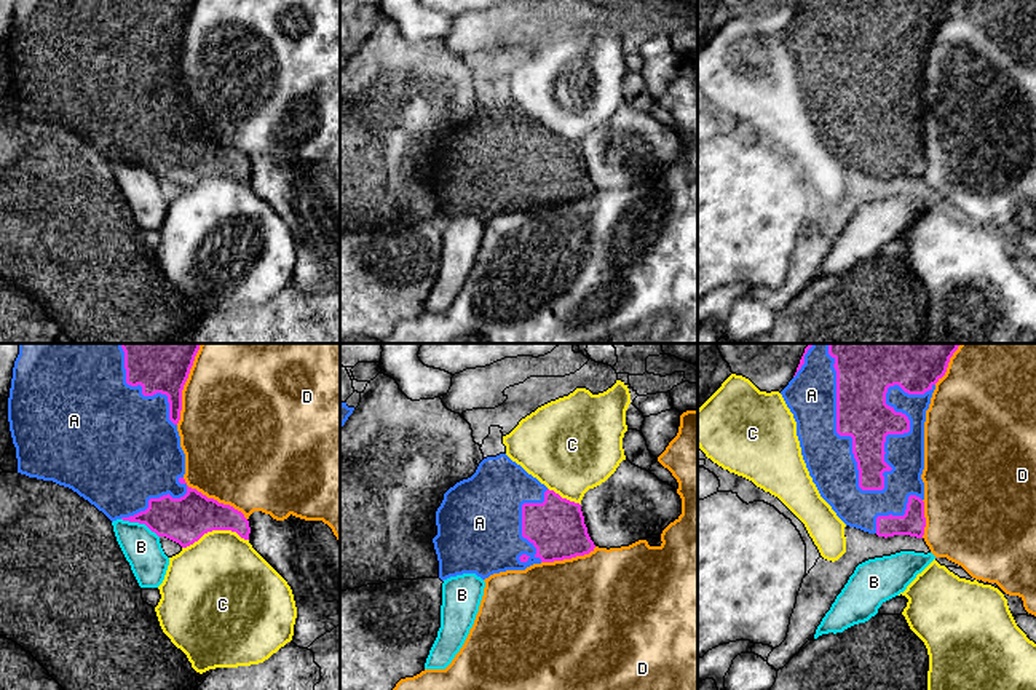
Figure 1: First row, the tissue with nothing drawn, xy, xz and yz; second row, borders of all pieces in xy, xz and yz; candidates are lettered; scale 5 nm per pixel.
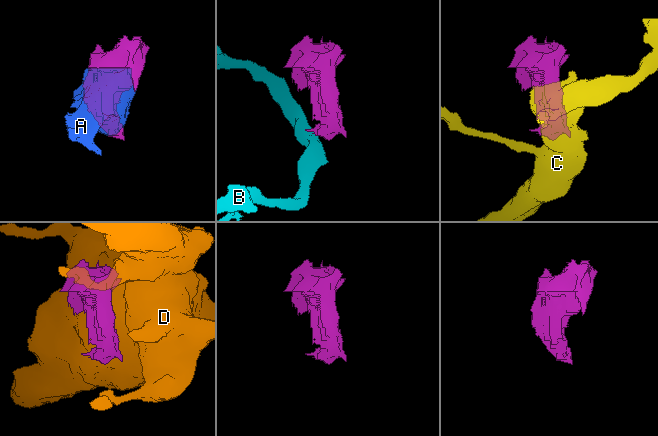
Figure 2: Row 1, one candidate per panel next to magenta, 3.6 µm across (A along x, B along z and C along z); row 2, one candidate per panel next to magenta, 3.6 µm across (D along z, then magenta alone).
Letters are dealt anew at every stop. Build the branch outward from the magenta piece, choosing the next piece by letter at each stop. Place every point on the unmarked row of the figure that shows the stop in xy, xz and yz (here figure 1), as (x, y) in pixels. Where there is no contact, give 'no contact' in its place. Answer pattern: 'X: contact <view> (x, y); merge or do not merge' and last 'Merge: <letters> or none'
A: contact yz (843, 77); merge
B: contact xy (141, 165); do not merge
C: contact xy (214, 171); do not merge
D: contact xy (213, 141); do not merge
Merge: A

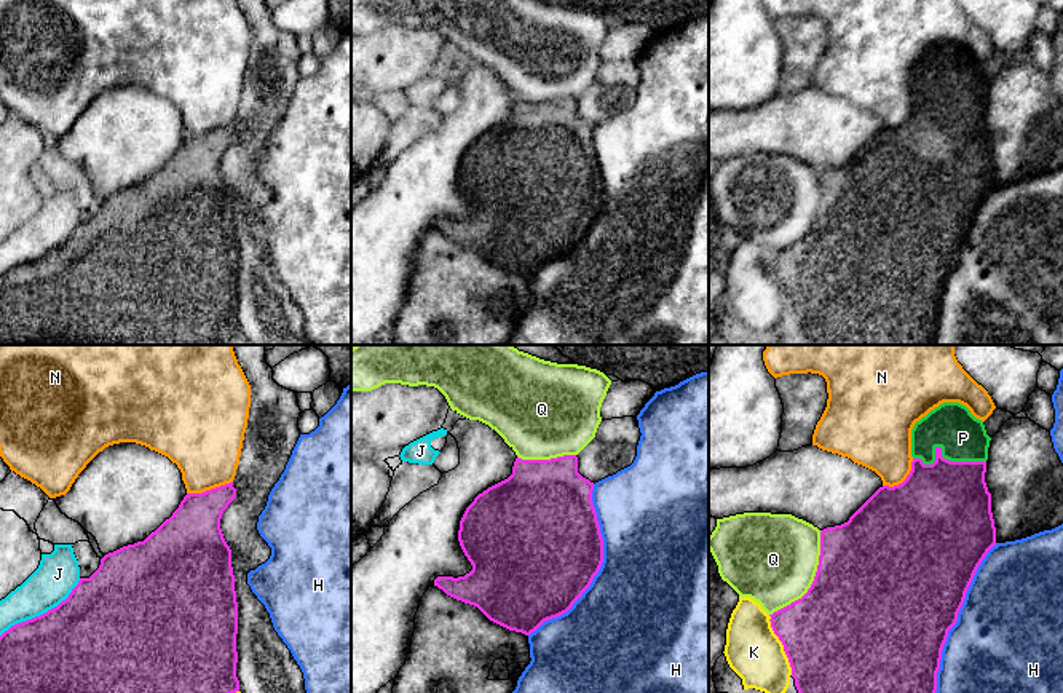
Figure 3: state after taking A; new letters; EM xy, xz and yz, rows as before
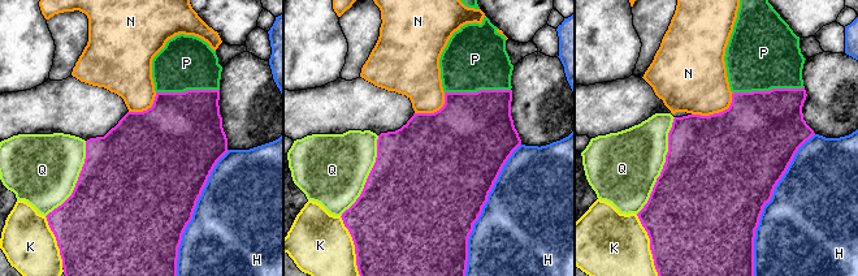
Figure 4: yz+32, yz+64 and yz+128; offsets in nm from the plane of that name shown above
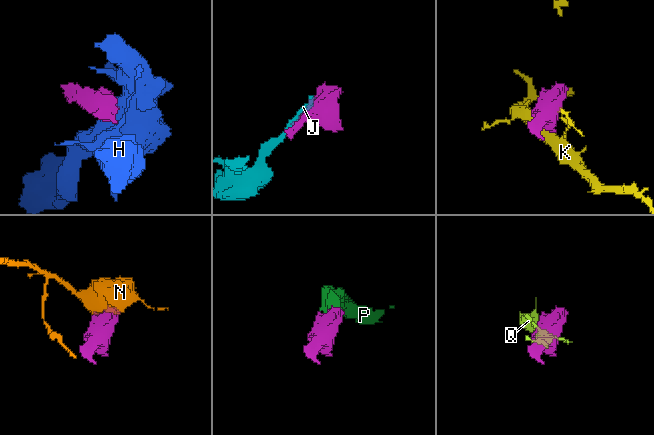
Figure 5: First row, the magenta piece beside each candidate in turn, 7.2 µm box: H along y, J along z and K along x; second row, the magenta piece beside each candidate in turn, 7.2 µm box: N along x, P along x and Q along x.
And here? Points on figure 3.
H: contact xz (600, 208); do not merge
J: contact xy (43, 256); do not merge
K: contact yz (782, 286); do not merge
N: contact xy (211, 131); do not merge
P: contact yz (940, 98); merge
Q: contact yz (814, 222); do not merge
Merge: P

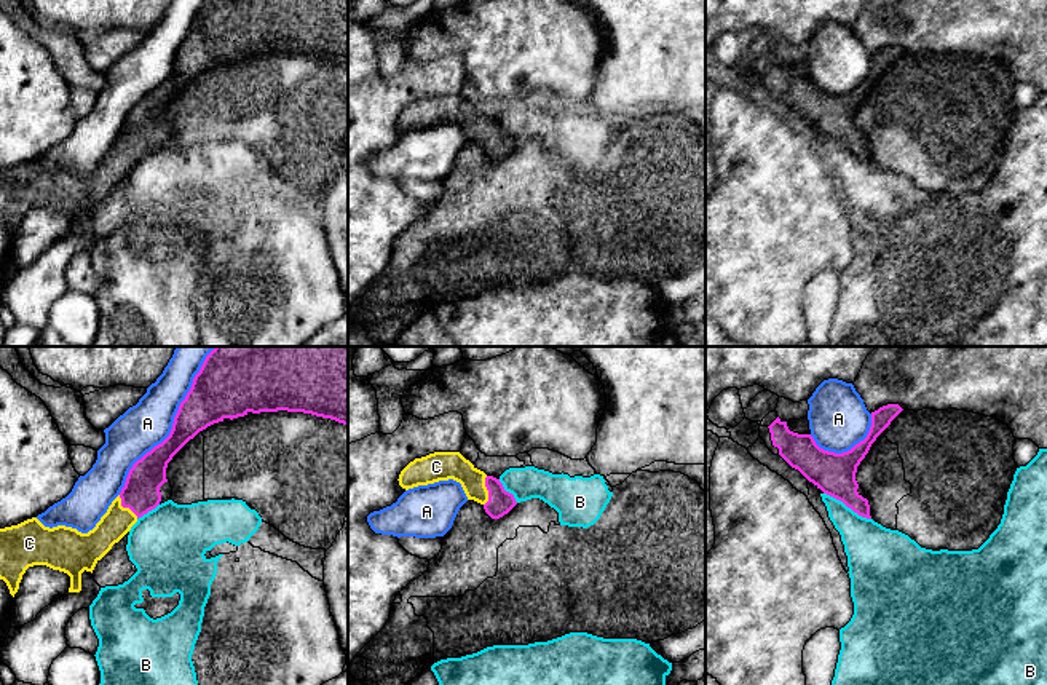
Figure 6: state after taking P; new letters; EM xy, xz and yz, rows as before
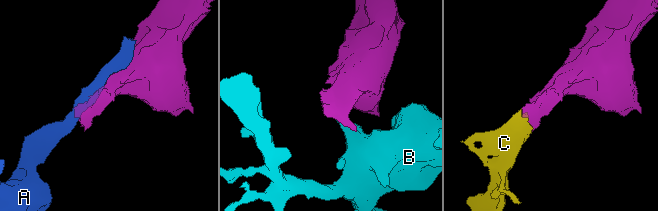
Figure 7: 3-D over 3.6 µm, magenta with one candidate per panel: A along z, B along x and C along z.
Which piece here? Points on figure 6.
A: contact xy (173, 71); do not merge
B: contact yz (848, 149); do not merge
C: contact xz (487, 131); merge
Merge: C

